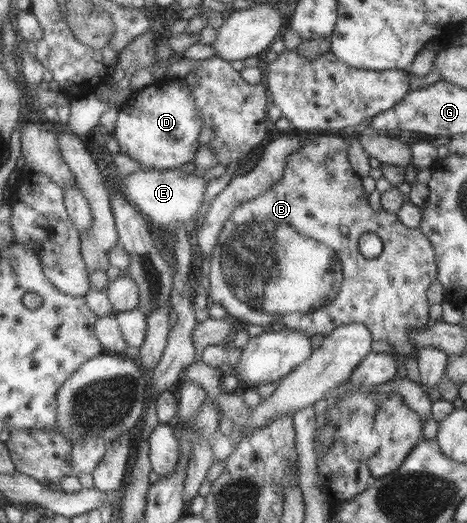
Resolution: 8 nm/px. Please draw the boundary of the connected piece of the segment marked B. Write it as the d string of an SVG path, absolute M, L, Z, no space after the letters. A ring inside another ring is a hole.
M319 135L303 139L301 146L287 156L283 176L275 186L267 189L263 194L245 201L230 214L227 222L223 224L222 231L217 236L218 242L214 245L210 253L209 269L207 276L209 279L209 299L212 303L218 303L225 308L229 317L235 319L241 326L260 325L275 321L284 325L285 328L304 331L307 335L323 335L324 337L333 331L333 328L350 323L362 323L370 331L373 341L386 341L392 347L392 351L399 355L409 356L413 349L408 331L410 329L420 329L425 327L429 319L429 303L425 297L427 288L437 277L437 264L435 263L433 248L429 240L420 232L420 228L403 226L397 219L397 215L380 209L375 213L369 206L369 195L363 190L362 181L351 169L347 160L347 140L342 137L332 137L329 135ZM363 233L374 233L382 241L382 250L376 258L365 258L357 250L357 239Z

